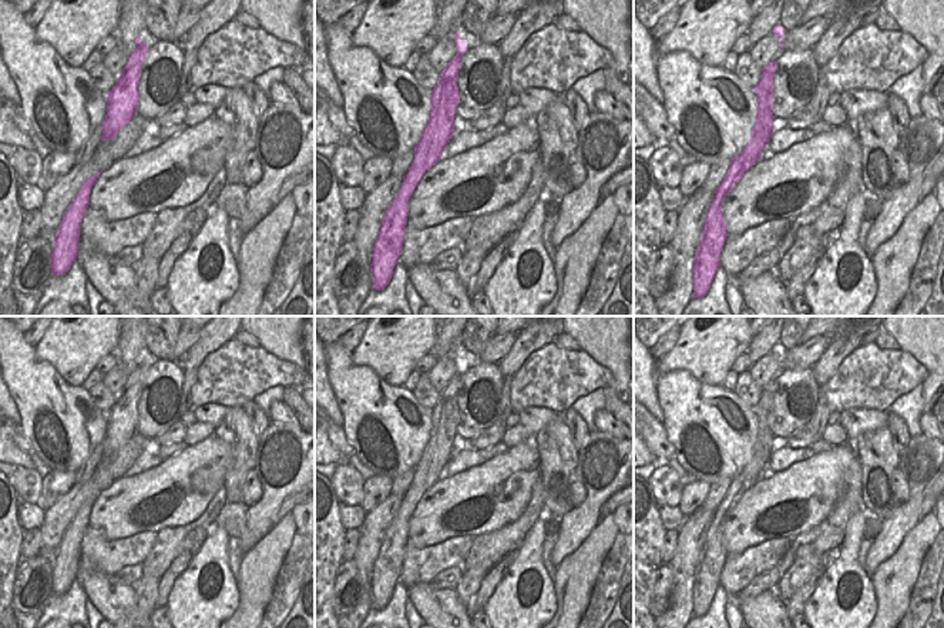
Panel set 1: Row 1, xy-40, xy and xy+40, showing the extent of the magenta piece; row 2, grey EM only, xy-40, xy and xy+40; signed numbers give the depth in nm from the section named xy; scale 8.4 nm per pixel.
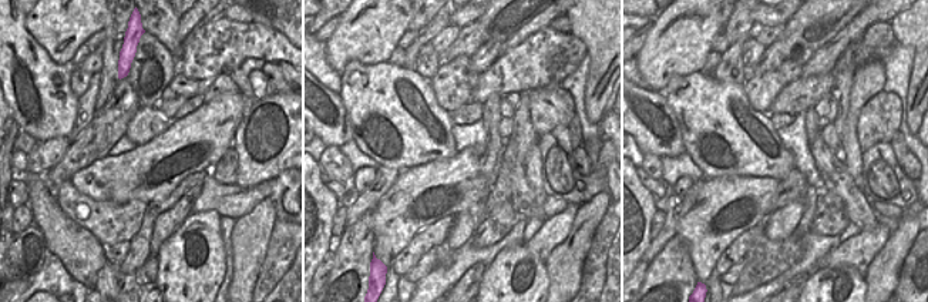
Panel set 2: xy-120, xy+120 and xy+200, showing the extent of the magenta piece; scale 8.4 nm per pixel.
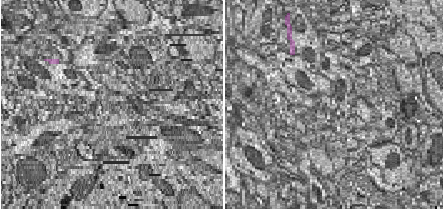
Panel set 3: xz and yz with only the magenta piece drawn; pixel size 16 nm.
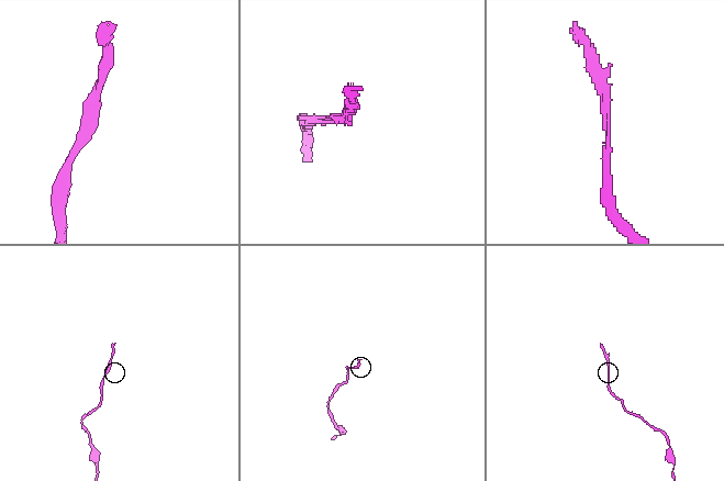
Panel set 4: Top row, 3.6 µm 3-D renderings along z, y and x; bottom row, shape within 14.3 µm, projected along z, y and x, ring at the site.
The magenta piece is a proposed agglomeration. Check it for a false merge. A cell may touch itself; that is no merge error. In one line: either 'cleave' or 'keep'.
keep

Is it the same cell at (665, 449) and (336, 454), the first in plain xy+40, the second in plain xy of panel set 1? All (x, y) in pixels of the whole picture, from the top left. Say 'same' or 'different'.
different

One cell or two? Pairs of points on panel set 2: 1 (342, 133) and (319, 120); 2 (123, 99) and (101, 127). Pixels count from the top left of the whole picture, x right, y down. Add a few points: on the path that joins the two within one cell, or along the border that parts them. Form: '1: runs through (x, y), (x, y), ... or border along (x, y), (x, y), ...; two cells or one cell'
1: runs through (336, 130), (325, 124); one cell
2: runs through (123, 106), (108, 120); one cell

